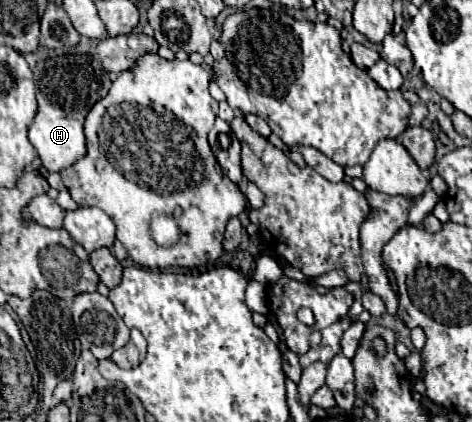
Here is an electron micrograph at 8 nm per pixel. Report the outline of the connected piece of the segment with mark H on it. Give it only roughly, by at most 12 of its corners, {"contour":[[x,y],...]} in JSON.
{"contour":[[97,56],[37,62],[29,142],[59,172],[85,156],[83,120],[109,92]]}

